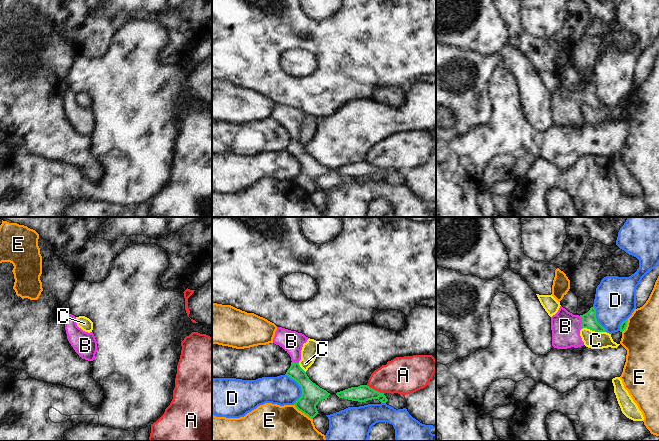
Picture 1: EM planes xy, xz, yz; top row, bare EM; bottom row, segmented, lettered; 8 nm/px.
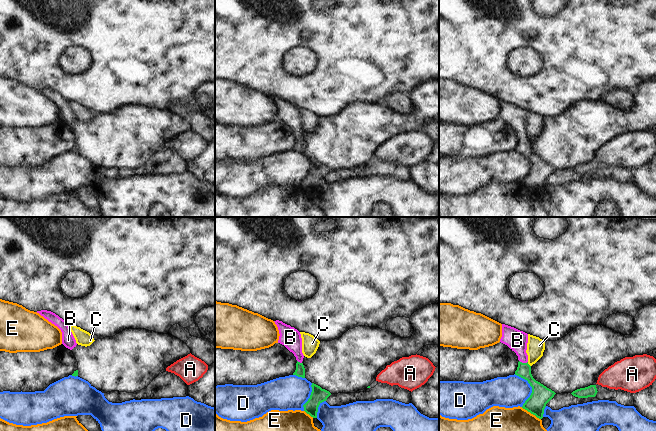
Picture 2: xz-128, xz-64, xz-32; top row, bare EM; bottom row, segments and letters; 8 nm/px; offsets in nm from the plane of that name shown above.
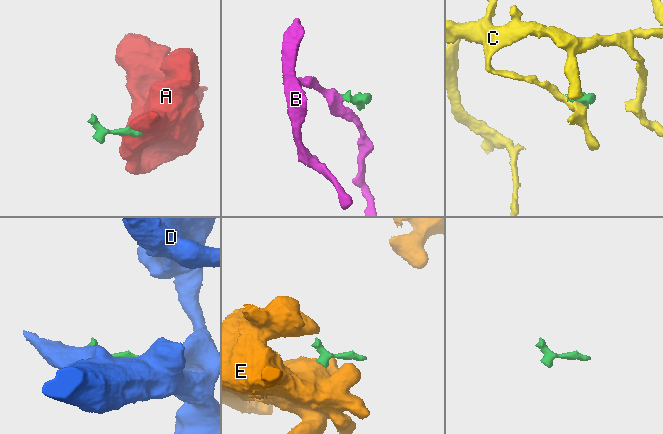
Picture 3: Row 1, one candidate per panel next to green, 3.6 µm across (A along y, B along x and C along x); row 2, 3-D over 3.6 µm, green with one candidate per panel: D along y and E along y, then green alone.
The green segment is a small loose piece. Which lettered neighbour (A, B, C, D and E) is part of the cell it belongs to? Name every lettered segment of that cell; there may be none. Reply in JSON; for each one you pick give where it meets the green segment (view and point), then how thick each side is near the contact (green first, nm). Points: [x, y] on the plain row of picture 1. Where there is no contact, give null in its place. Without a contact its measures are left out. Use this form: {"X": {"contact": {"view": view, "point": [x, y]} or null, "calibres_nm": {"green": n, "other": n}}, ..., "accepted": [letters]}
{"B": {"contact": {"view": "yz", "point": [582, 98]}, "calibres_nm": {"green": 120, "other": 240}}, "accepted": ["B"]}

